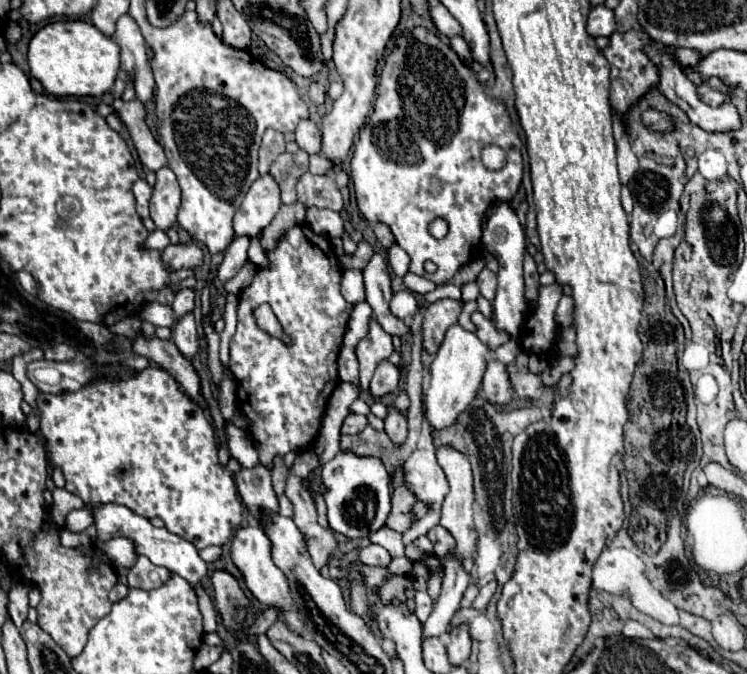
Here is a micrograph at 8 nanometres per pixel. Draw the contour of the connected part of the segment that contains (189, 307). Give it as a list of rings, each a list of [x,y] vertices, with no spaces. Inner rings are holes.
[[[180,289],[176,293],[172,309],[178,317],[184,317],[186,313],[192,313],[194,311],[194,291],[192,289]]]

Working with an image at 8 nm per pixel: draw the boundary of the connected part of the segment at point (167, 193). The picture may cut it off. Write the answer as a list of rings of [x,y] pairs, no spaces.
[[[162,167],[156,171],[156,185],[154,185],[154,195],[150,199],[150,213],[158,229],[166,231],[176,223],[176,211],[180,207],[180,185],[172,169]]]

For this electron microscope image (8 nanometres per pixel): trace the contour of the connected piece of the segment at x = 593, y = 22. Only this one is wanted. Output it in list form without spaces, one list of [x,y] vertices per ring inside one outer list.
[[[598,5],[590,11],[588,15],[588,23],[586,23],[586,31],[592,37],[610,37],[616,31],[616,23],[614,23],[614,11],[606,9],[604,5]]]

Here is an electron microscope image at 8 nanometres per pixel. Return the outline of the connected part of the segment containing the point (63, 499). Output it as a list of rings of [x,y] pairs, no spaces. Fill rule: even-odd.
[[[54,489],[52,497],[54,497],[52,519],[54,519],[54,523],[56,523],[58,527],[64,527],[64,519],[66,519],[66,515],[68,515],[68,511],[80,509],[80,507],[84,505],[76,495],[68,493],[66,489]]]

